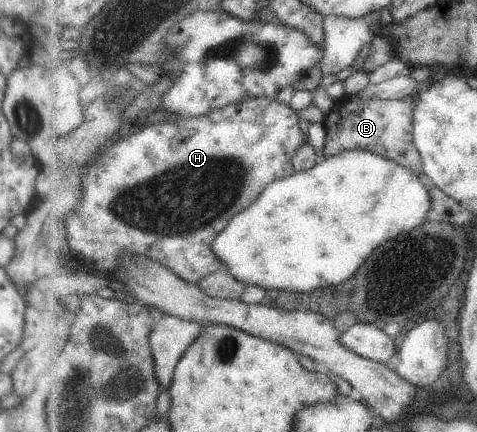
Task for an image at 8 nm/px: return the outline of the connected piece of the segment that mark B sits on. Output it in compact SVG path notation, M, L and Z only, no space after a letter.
M410 98L380 99L352 105L338 101L334 109L326 115L329 137L325 156L336 156L347 150L367 150L406 165L420 177L425 177L425 167L414 138L416 109L417 100Z

